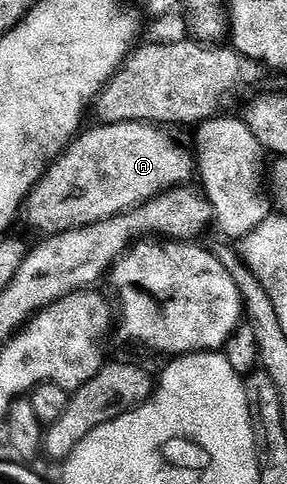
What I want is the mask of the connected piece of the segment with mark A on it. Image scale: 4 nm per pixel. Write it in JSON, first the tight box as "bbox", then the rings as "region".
{"bbox":[28,123,196,233],"region":[[[107,123],[105,125],[94,125],[94,128],[91,129],[91,131],[83,130],[81,134],[77,136],[71,142],[70,146],[66,148],[65,151],[62,152],[61,155],[58,156],[57,160],[53,163],[51,163],[50,168],[46,170],[46,174],[43,175],[42,180],[39,181],[34,186],[34,190],[30,193],[30,198],[28,200],[28,211],[30,207],[30,215],[32,218],[34,218],[34,223],[36,226],[39,227],[40,230],[42,230],[42,233],[57,233],[59,231],[71,231],[72,229],[76,229],[77,227],[87,227],[88,225],[92,225],[93,223],[98,223],[102,219],[111,219],[112,217],[116,217],[117,215],[125,215],[127,211],[132,211],[136,207],[142,207],[144,204],[148,202],[149,199],[155,199],[157,195],[163,195],[164,192],[170,191],[173,189],[173,187],[185,187],[187,184],[191,182],[190,178],[194,177],[196,175],[196,155],[195,152],[192,150],[192,152],[189,151],[188,148],[185,147],[182,143],[177,143],[176,140],[173,139],[172,136],[169,135],[169,130],[163,129],[161,126],[155,125],[153,123]]]}

